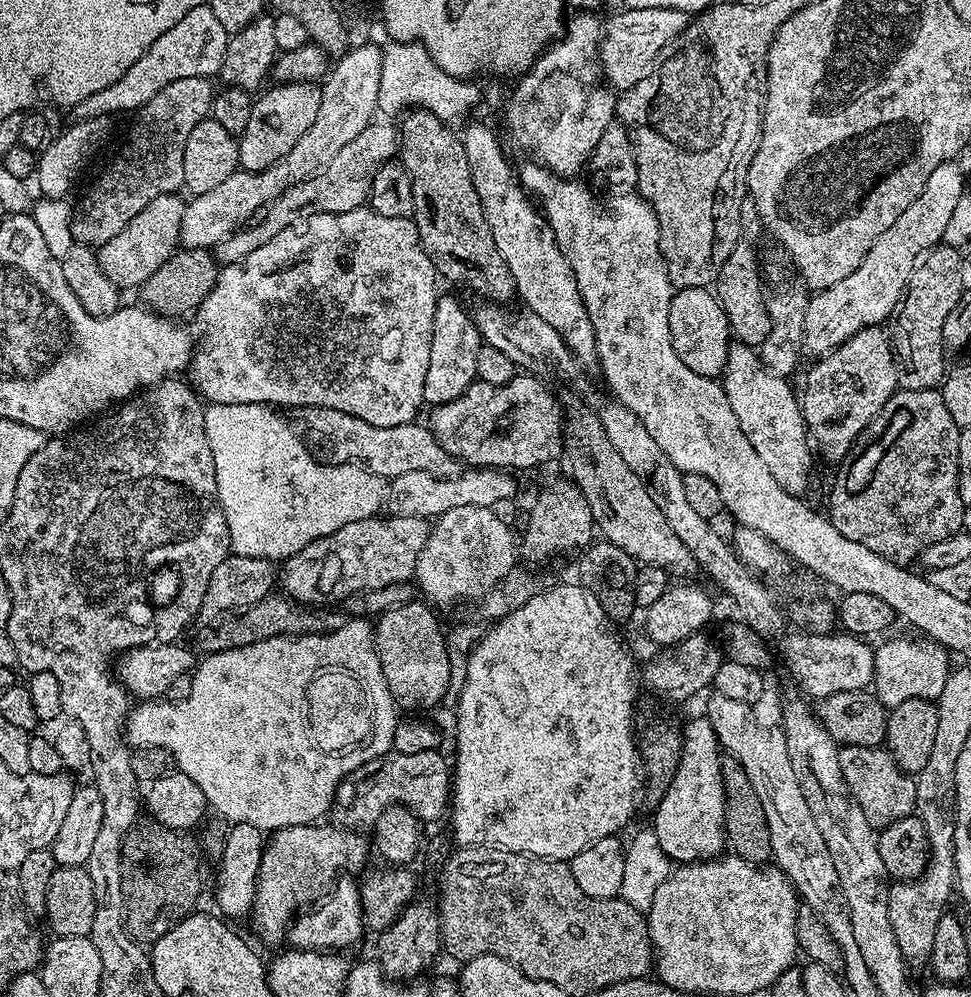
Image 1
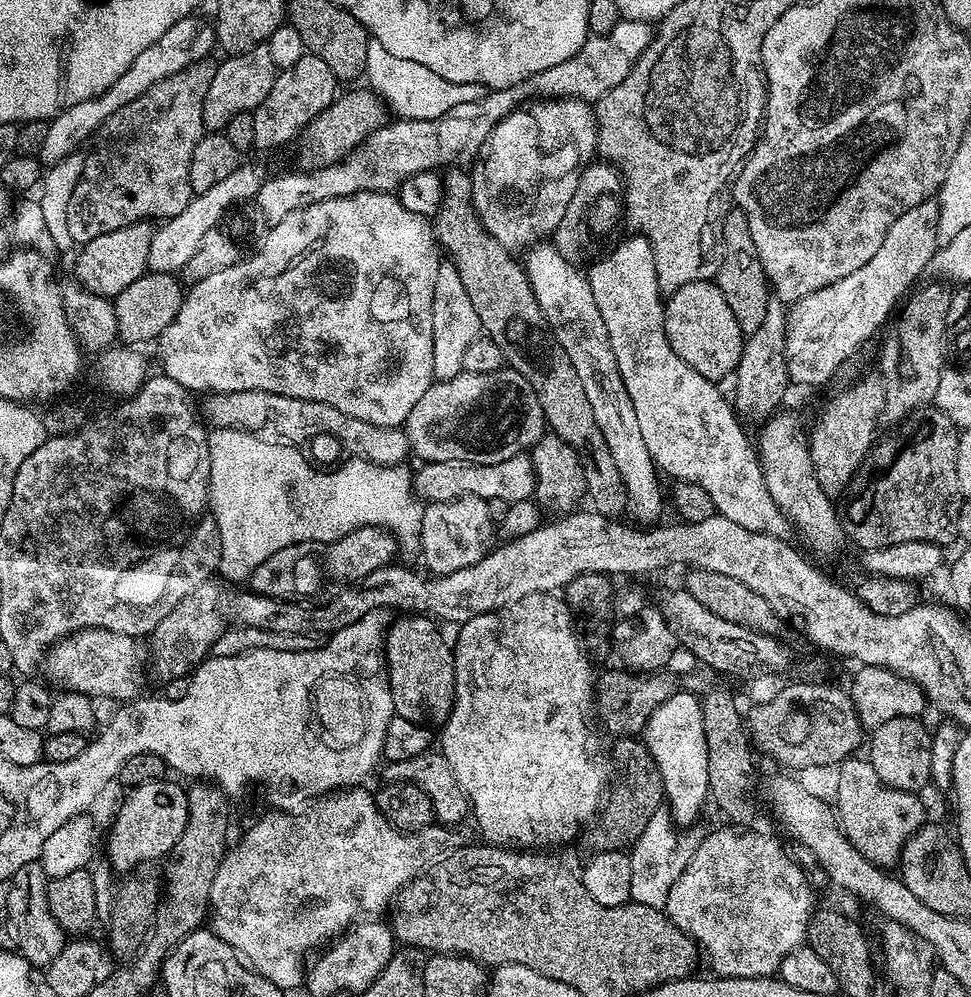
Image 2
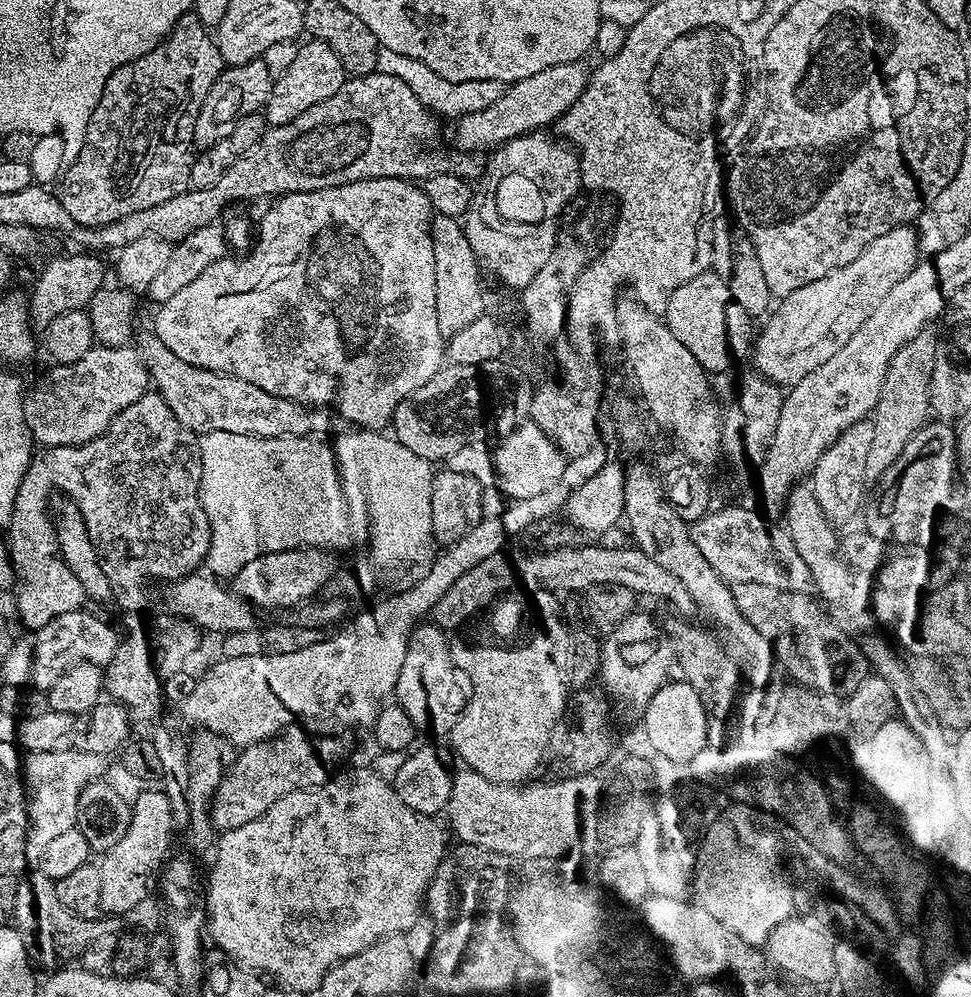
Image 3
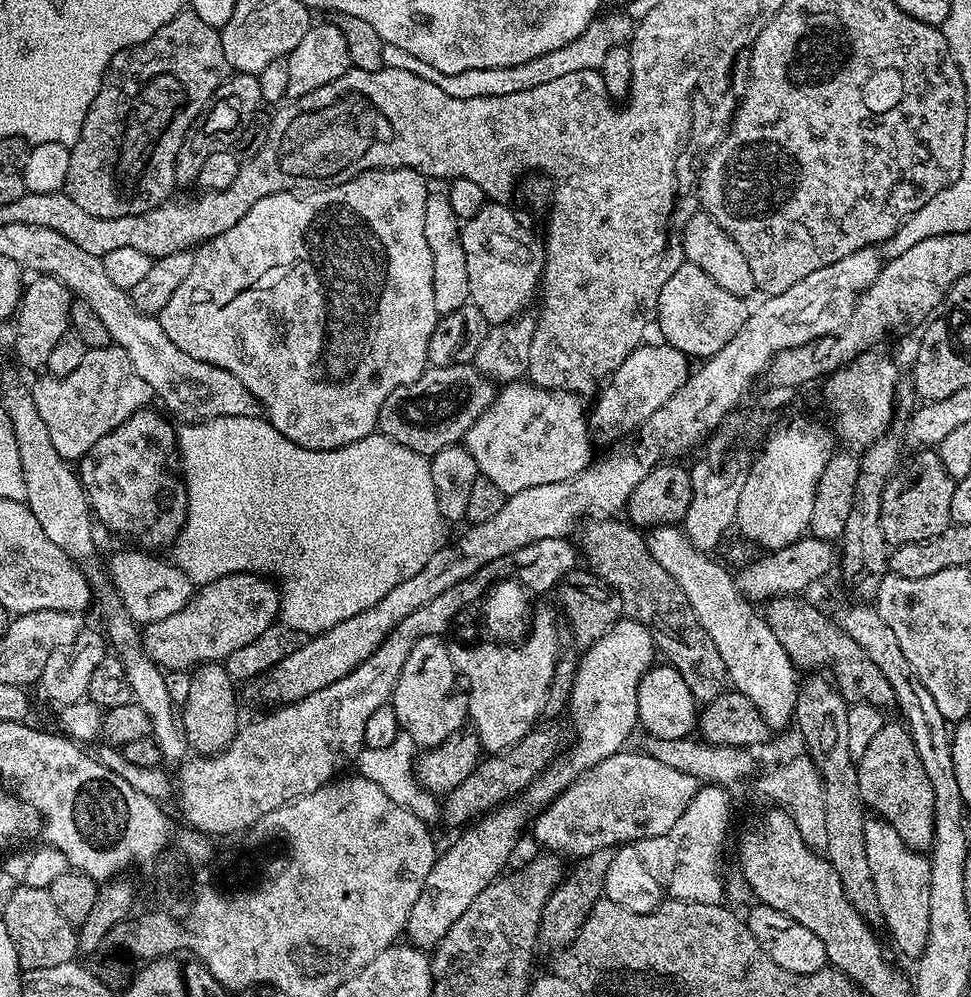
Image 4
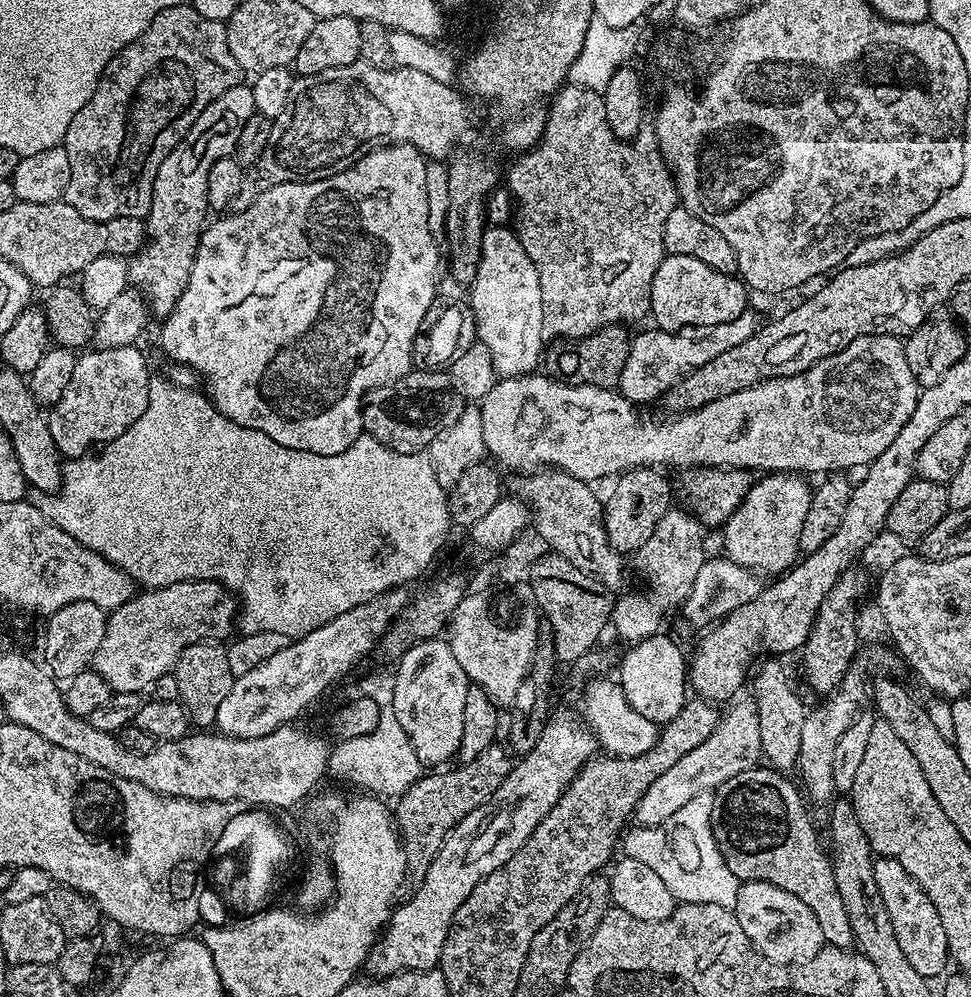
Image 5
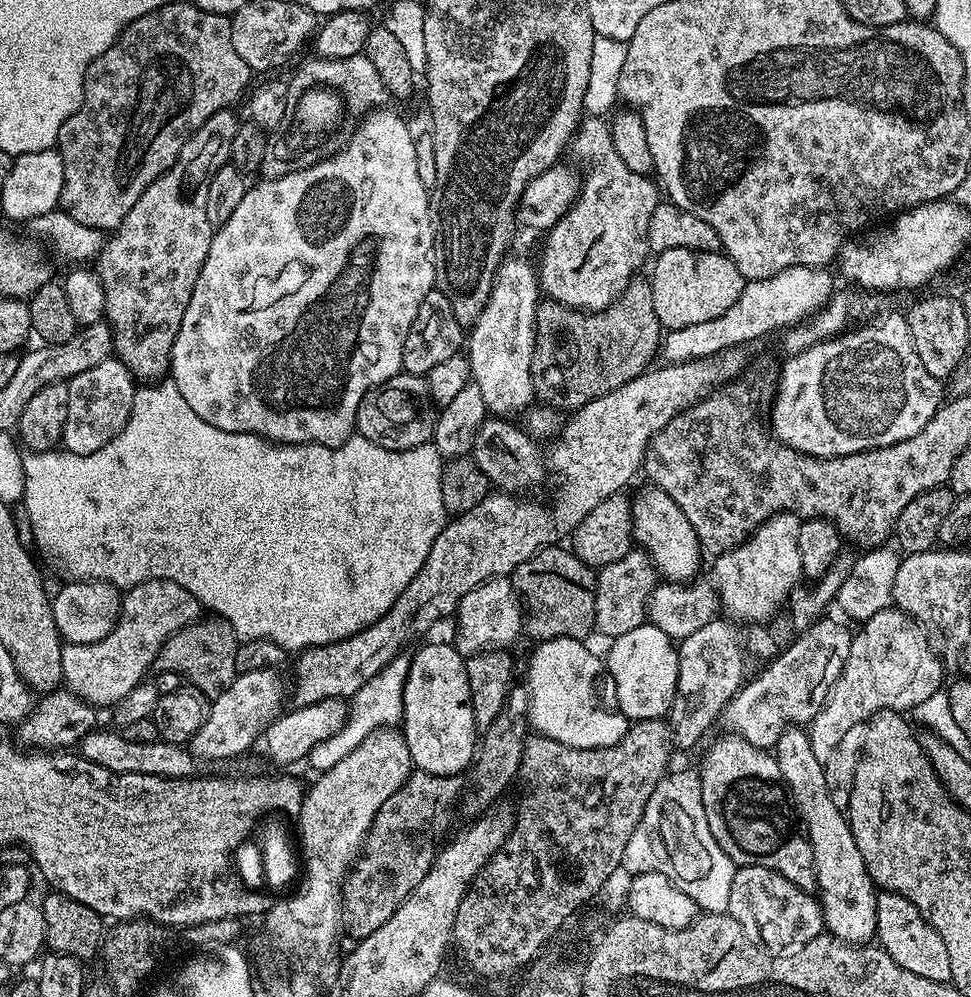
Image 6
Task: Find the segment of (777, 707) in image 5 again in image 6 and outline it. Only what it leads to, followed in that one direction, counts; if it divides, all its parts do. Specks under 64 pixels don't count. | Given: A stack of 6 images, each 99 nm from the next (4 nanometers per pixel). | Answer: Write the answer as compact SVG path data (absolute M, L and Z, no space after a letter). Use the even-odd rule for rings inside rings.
M800 726L785 729L778 738L774 755L778 770L782 770L782 778L786 778L786 786L790 786L790 794L800 812L800 819L804 821L804 829L808 831L808 841L812 843L812 865L816 871L820 909L824 912L824 927L831 935L848 944L867 945L876 935L878 889L866 870L858 842L854 842L845 809L834 806L830 799L824 762L815 756L807 731Z

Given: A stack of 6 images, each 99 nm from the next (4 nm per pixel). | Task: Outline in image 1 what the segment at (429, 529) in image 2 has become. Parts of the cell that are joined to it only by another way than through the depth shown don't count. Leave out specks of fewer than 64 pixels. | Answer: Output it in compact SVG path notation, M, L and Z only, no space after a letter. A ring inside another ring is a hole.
M454 506L454 510L446 510L446 514L435 517L426 538L426 546L418 556L415 587L419 591L421 588L425 596L423 599L433 605L456 604L459 600L479 601L499 586L517 567L518 540L517 537L512 537L512 531L513 525L501 522L494 515L494 510L486 506Z

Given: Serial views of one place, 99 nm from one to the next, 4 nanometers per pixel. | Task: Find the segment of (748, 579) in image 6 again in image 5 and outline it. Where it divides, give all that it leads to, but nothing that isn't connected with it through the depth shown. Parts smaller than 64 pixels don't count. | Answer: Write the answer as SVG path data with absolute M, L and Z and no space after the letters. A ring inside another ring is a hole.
M773 472L753 483L736 513L723 525L723 555L738 562L738 566L749 568L757 574L783 574L797 563L801 555L802 522L806 518L806 510L810 510L813 493L810 484L808 488L804 480L807 479L796 474Z

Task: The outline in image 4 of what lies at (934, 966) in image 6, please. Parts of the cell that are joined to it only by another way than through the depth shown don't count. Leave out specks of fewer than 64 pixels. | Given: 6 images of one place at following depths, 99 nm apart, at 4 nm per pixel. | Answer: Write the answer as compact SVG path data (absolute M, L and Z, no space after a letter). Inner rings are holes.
M879 818L864 822L866 859L870 875L874 877L874 890L878 893L878 906L882 906L883 927L888 928L896 948L904 956L918 958L930 934L930 862L925 853L915 852L894 830Z

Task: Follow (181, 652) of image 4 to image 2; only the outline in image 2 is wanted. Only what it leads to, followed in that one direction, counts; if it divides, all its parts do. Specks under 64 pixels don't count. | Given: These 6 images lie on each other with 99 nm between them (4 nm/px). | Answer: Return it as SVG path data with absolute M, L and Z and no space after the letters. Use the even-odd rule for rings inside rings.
M366 526L346 534L341 540L298 542L270 554L266 562L252 571L250 588L253 592L279 600L316 600L350 584L357 584L366 578L366 574L374 574L374 570L393 563L397 556L398 541L387 528Z

